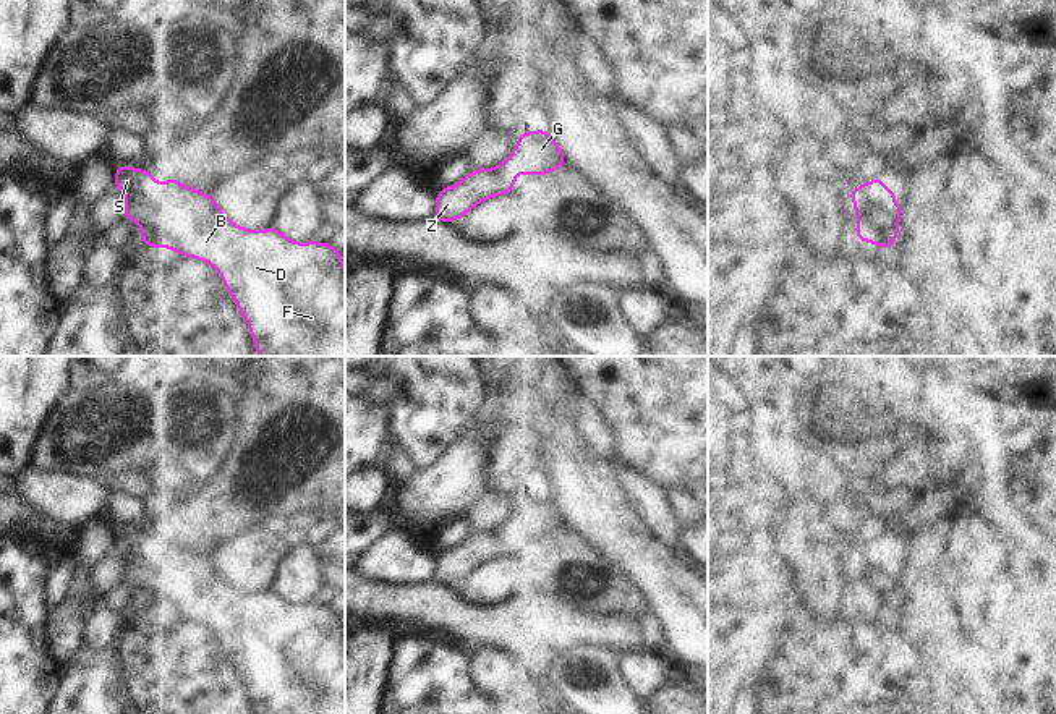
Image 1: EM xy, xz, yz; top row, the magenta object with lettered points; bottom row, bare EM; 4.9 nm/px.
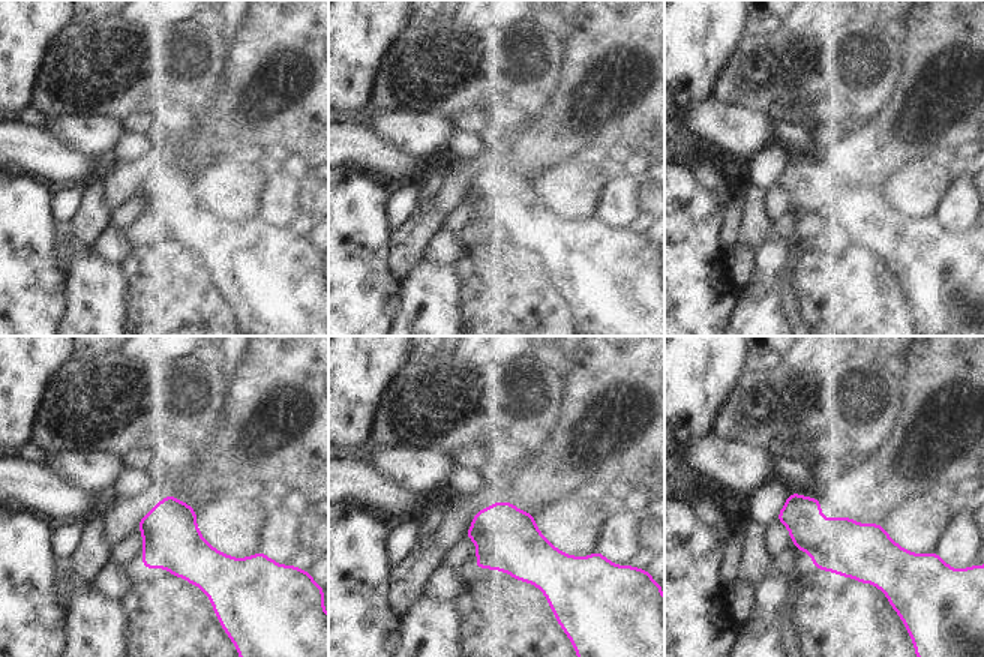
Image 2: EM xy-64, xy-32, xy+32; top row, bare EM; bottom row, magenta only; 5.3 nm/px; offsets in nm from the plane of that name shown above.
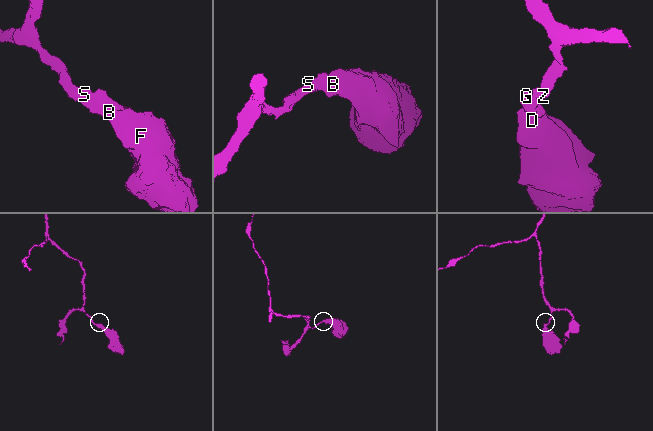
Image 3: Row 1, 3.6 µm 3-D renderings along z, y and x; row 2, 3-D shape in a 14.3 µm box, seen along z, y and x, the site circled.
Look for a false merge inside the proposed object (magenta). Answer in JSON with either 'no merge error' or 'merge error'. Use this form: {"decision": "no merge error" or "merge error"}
{"decision": "no merge error"}

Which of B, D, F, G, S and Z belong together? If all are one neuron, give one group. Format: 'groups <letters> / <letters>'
groups B D F G S Z

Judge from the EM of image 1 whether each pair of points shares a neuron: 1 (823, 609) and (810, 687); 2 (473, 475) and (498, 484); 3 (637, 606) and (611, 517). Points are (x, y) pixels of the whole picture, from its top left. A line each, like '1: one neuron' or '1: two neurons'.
1: two neurons
2: two neurons
3: two neurons

